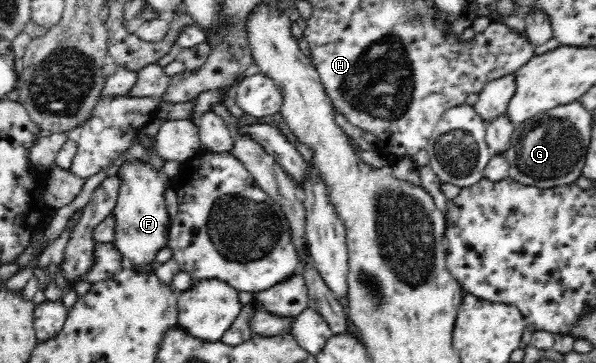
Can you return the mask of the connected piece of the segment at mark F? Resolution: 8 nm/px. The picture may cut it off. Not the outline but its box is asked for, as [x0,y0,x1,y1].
[112,160,171,274]

